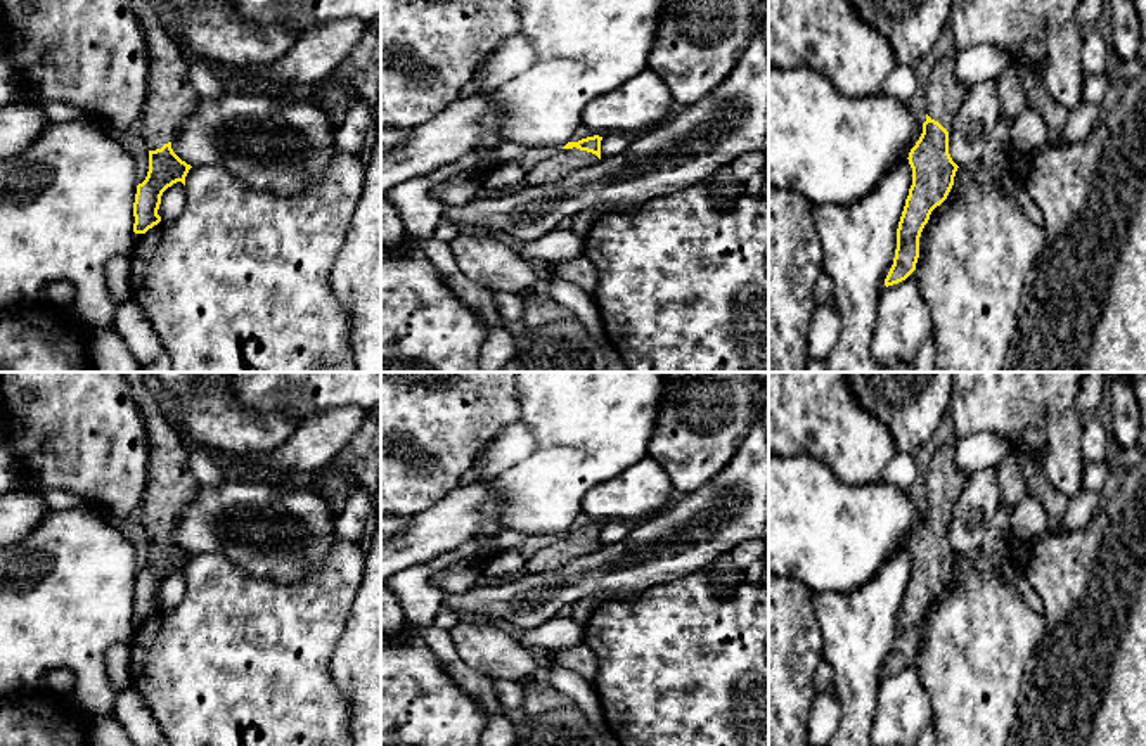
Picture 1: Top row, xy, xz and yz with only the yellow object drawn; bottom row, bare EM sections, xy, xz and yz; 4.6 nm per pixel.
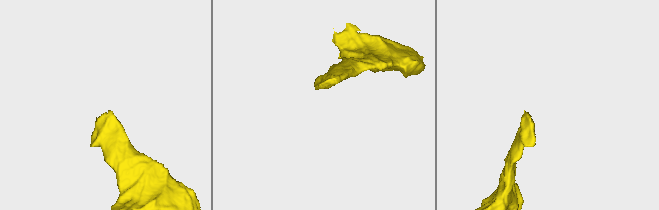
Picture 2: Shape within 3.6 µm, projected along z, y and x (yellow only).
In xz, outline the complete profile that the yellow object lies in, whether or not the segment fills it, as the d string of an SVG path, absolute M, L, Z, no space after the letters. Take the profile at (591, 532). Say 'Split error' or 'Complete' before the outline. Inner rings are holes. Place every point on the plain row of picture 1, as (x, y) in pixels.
Split error. M594 523L578 530L568 530L554 543L540 549L526 561L526 573L550 571L573 557L594 552L601 547L601 528L602 524Z

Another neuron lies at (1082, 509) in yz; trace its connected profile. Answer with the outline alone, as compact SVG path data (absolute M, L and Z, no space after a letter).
M1080 490L1077 497L1070 498L1066 512L1061 521L1065 533L1082 530L1087 526L1103 507L1099 495L1089 490Z

